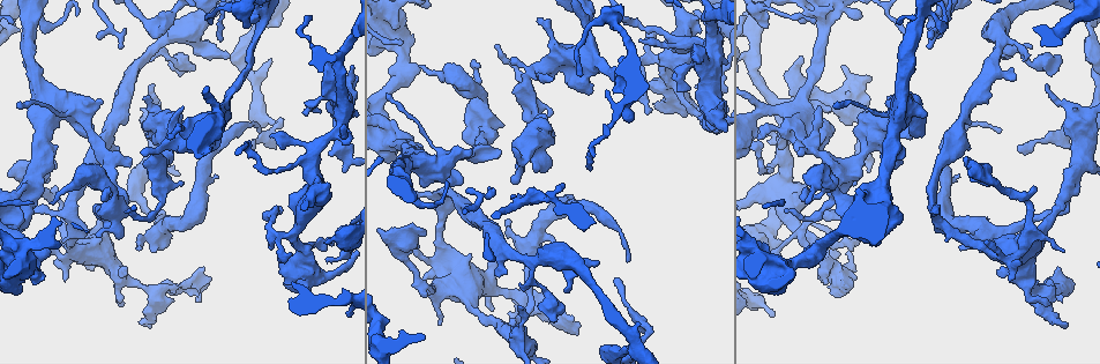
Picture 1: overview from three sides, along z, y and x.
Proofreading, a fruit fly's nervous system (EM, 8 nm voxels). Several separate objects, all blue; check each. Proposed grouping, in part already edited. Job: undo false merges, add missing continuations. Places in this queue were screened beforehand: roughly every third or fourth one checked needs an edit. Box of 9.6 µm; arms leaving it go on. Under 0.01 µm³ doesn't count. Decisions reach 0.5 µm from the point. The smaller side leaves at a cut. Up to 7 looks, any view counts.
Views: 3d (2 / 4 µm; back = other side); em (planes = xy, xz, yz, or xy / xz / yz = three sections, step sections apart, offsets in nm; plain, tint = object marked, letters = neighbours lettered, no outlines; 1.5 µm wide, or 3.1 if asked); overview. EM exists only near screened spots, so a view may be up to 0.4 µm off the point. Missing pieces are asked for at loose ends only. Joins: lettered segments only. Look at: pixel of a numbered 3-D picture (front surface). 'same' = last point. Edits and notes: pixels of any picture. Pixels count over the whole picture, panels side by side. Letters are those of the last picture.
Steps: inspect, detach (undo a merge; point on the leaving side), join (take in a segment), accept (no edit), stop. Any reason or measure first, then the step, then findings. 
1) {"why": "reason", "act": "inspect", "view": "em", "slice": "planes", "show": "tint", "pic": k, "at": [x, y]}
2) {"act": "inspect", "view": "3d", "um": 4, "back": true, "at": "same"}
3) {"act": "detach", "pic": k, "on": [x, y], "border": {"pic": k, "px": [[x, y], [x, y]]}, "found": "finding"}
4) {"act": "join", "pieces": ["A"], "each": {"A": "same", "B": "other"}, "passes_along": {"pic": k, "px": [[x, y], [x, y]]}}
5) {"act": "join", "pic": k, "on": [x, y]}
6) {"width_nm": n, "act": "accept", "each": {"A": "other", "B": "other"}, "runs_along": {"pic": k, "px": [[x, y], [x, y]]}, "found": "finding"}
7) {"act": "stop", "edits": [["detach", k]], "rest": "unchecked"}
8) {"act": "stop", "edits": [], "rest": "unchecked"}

{"act": "inspect", "view": "3d", "um": 2, "pic": 1, "at": [802, 57]}

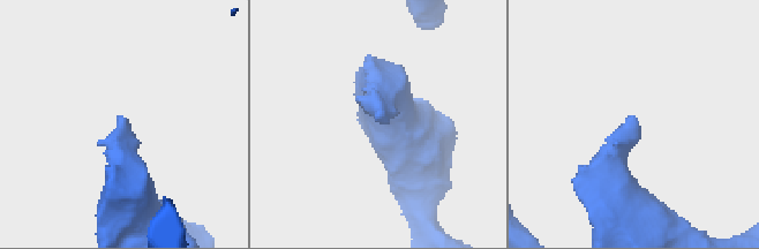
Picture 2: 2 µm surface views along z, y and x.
{"why": "now the EM", "act": "inspect", "view": "em", "slice": "planes", "show": "letters", "pic": 2, "at": [378, 114]}

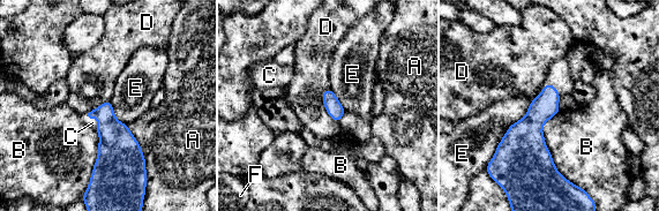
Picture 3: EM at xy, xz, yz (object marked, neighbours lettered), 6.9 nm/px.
{"act": "join", "pieces": ["C"], "each": {"A": "other", "B": "other", "C": "same", "D": "other", "E": "other", "F": "other"}, "passes_along": {"pic": 3, "px": [[117, 147], [96, 118], [92, 122]]}, "found": "the neuron continues"}

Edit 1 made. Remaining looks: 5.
{"why": "redraw", "act": "inspect", "view": "overview"}

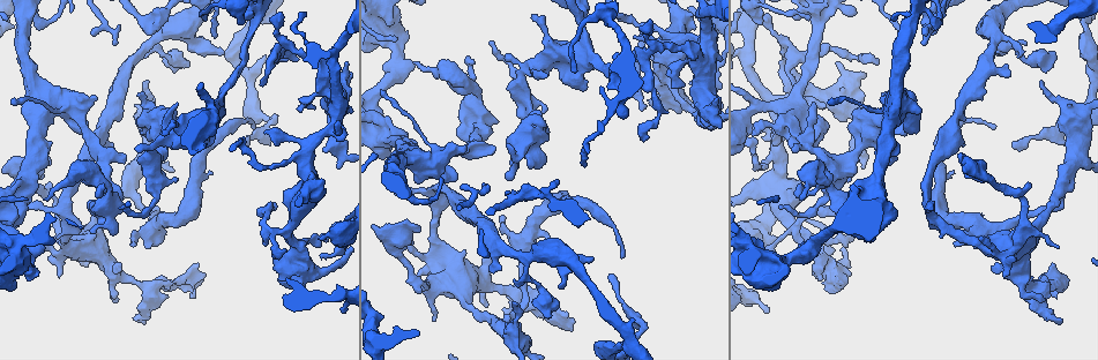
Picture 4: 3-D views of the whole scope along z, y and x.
{"act": "inspect", "view": "em", "um": 3.1, "slice": "xy", "step": 8, "show": "letters", "pic": 4, "at": [875, 63]}

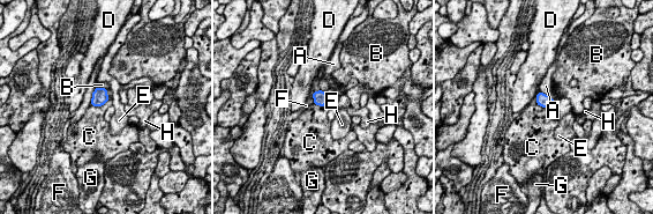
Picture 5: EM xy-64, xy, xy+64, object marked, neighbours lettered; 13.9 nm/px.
{"longest_contact_nm": ["F", 260], "act": "accept", "each": {"A": "other", "B": "other", "C": "other", "D": "other", "E": "other", "F": "other", "G": "other", "H": "other"}, "border": {"pic": 5, "px": [[91, 104], [103, 105]]}, "found": "none of them fits"}

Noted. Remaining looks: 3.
{"why": "branch stops here", "act": "inspect", "view": "em", "slice": "yz", "step": 4, "show": "tint", "pic": 4, "at": [337, 120]}

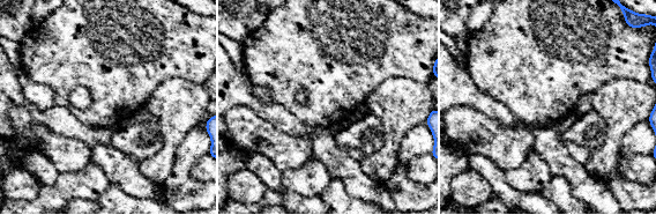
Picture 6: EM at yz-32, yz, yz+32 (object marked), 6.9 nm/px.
{"act": "inspect", "view": "em", "slice": "planes", "show": "letters", "at": "same"}

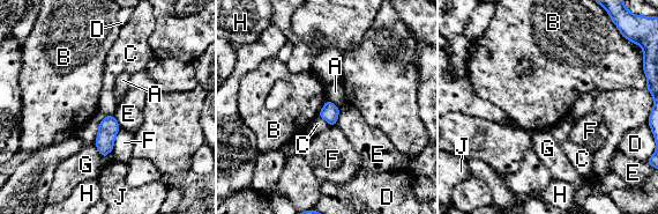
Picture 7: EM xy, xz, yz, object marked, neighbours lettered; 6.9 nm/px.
{"width_nm": 120, "act": "accept", "each": {"A": "other", "B": "other", "C": "other", "D": "other", "E": "other", "F": "other", "G": "other", "H": "other", "J": "other"}, "border": {"pic": 7, "px": [[327, 98], [318, 115]]}, "found": "no lettered segment goes on from it"}

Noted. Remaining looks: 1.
{"act": "stop", "edits": [["join", 3]], "rest": "unchecked"}

